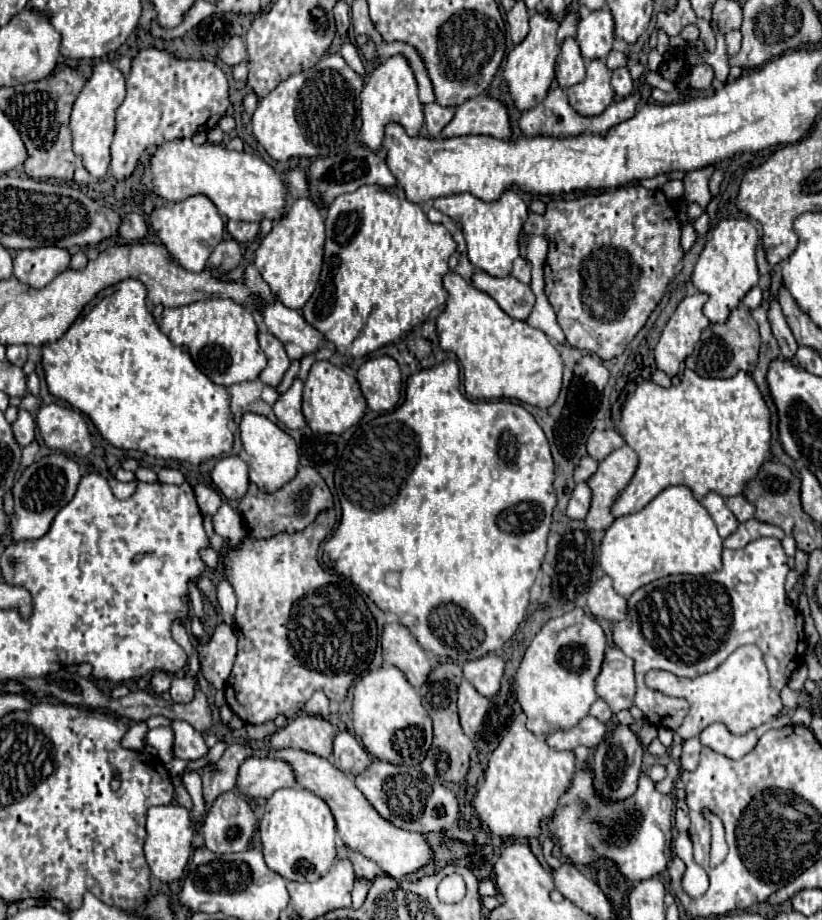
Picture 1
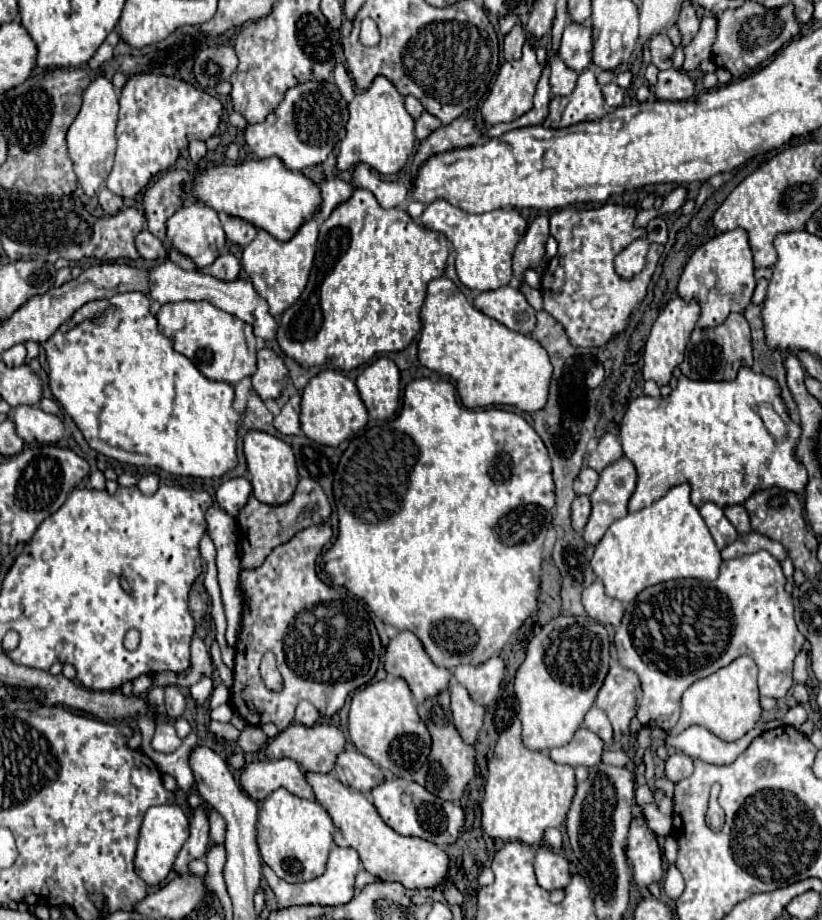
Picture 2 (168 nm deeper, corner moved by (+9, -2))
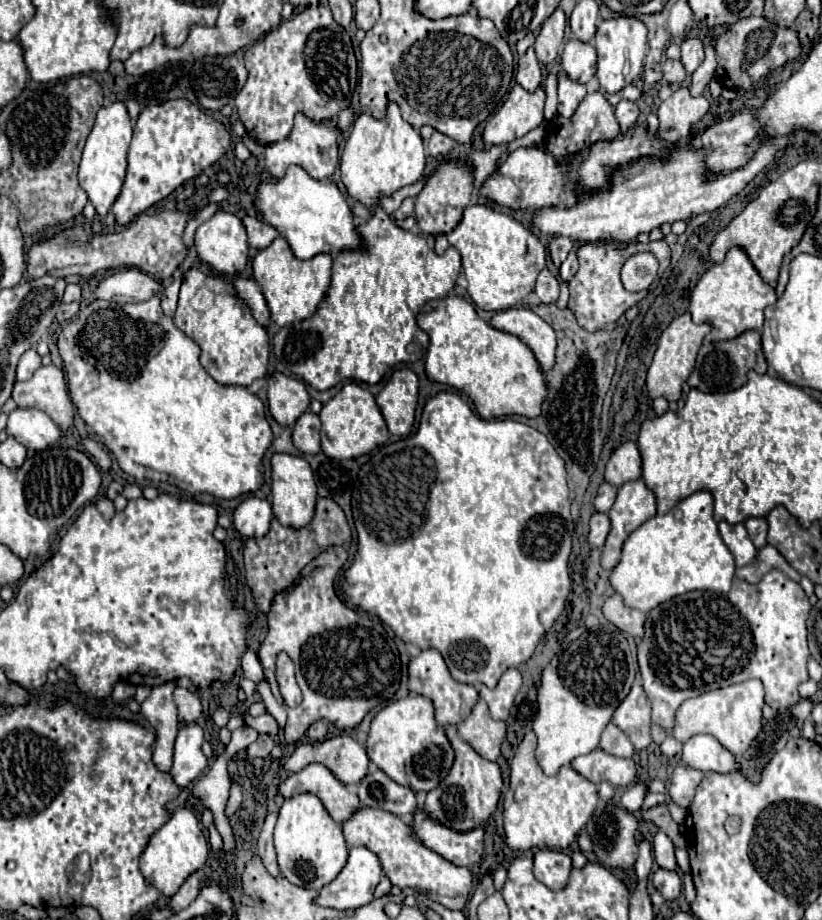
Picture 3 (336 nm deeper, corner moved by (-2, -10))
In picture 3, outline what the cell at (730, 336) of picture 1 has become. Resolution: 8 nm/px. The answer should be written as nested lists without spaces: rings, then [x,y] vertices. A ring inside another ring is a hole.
[[[747,330],[733,340],[703,344],[695,362],[695,370],[689,376],[687,384],[701,392],[729,392],[741,388],[747,382],[749,370],[755,370],[759,374],[767,372],[767,360],[761,348],[761,334],[757,330]]]

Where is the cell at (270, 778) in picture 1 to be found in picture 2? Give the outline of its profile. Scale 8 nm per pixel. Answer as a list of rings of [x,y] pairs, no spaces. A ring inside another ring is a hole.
[[[280,758],[276,762],[274,760],[252,762],[244,766],[240,782],[244,790],[258,802],[262,802],[268,794],[272,794],[280,786],[300,798],[316,800],[314,790],[306,780],[306,770],[292,758]]]

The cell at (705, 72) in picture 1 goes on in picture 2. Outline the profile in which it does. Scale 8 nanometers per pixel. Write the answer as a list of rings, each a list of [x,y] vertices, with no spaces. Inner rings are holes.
[[[670,68],[662,70],[658,74],[658,82],[654,86],[654,94],[658,100],[670,100],[670,102],[682,102],[690,100],[696,92],[694,82],[688,78],[686,72]]]

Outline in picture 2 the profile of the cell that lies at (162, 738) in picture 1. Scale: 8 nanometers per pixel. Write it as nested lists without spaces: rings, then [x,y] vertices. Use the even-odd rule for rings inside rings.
[[[160,722],[156,726],[156,734],[152,740],[152,748],[158,752],[174,752],[178,746],[182,744],[182,740],[176,734],[176,728],[172,722]]]

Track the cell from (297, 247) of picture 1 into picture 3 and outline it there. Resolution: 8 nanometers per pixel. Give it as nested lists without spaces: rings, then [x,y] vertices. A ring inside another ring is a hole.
[[[277,236],[271,246],[259,250],[253,258],[253,278],[261,286],[265,302],[271,312],[271,322],[275,326],[289,326],[293,322],[309,318],[321,298],[327,292],[331,276],[331,254],[317,254],[309,260],[299,260],[293,256],[287,240]]]

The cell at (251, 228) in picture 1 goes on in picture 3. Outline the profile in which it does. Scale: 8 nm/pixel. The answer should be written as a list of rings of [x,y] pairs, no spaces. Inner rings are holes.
[[[245,216],[243,218],[243,226],[247,230],[249,246],[255,248],[255,250],[267,248],[279,236],[279,232],[273,226],[269,226],[269,224],[261,222],[259,218],[253,218],[253,216]]]

